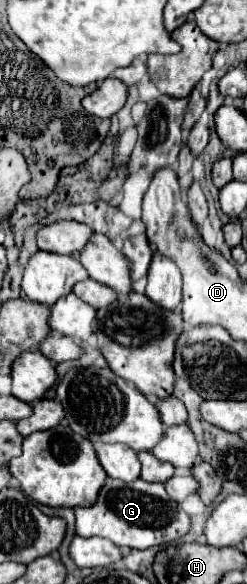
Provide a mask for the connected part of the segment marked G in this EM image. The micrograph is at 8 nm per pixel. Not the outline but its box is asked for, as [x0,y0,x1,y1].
[76,479,190,549]

